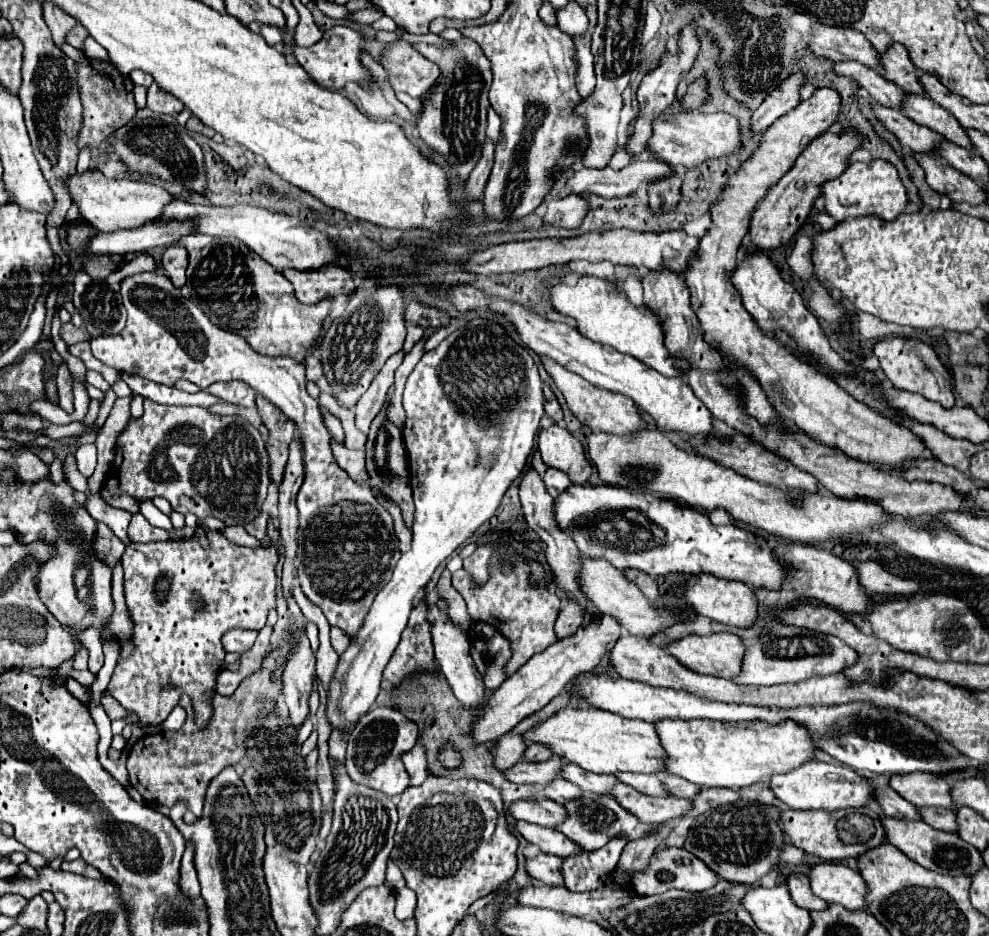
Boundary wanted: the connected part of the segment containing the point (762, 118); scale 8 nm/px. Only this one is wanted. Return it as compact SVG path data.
M802 72L792 74L792 78L782 82L782 86L778 86L778 90L774 90L766 98L766 102L762 102L762 106L752 112L750 118L752 134L762 134L774 120L778 120L780 116L788 114L792 108L798 106L798 92L802 88L802 82L804 82Z

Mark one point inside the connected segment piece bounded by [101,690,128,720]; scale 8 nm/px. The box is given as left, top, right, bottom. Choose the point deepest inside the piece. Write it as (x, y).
(112, 708)

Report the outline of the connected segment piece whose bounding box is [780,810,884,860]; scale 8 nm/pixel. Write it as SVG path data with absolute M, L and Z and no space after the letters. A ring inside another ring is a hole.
M782 810L780 812L780 824L784 830L784 836L788 836L790 844L794 844L796 848L804 850L806 854L818 856L822 860L844 860L844 858L856 858L856 854L866 852L868 848L874 848L876 844L884 842L884 830L882 824L878 820L878 830L876 834L866 842L866 844L844 844L838 838L836 832L836 822L844 815L848 814L848 810L838 810L835 812L828 812L828 810Z

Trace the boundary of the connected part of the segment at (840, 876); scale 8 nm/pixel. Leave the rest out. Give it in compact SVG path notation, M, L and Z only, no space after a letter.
M822 862L810 868L810 888L812 892L828 904L842 904L850 910L864 910L866 886L862 876L842 864Z

